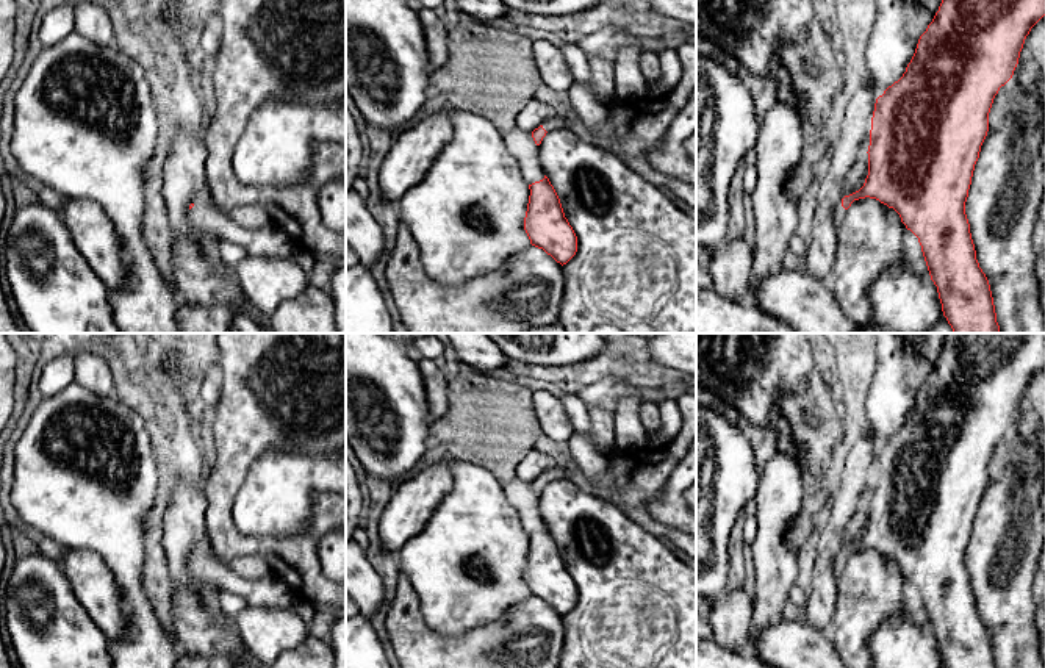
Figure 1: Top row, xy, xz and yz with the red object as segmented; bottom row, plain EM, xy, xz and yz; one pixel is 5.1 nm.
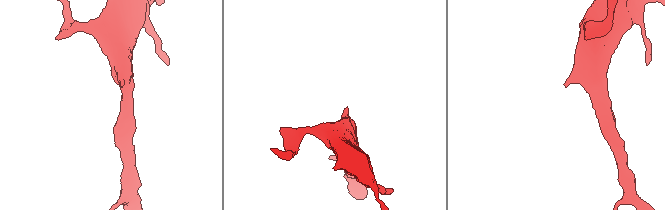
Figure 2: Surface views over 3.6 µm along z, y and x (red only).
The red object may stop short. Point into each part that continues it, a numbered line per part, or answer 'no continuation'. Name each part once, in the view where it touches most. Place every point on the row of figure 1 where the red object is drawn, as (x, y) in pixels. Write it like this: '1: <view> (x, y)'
1: yz (839, 213)

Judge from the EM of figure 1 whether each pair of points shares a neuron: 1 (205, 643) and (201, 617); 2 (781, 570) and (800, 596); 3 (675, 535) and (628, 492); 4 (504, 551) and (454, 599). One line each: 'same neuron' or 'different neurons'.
1: same neuron
2: different neurons
3: same neuron
4: same neuron

